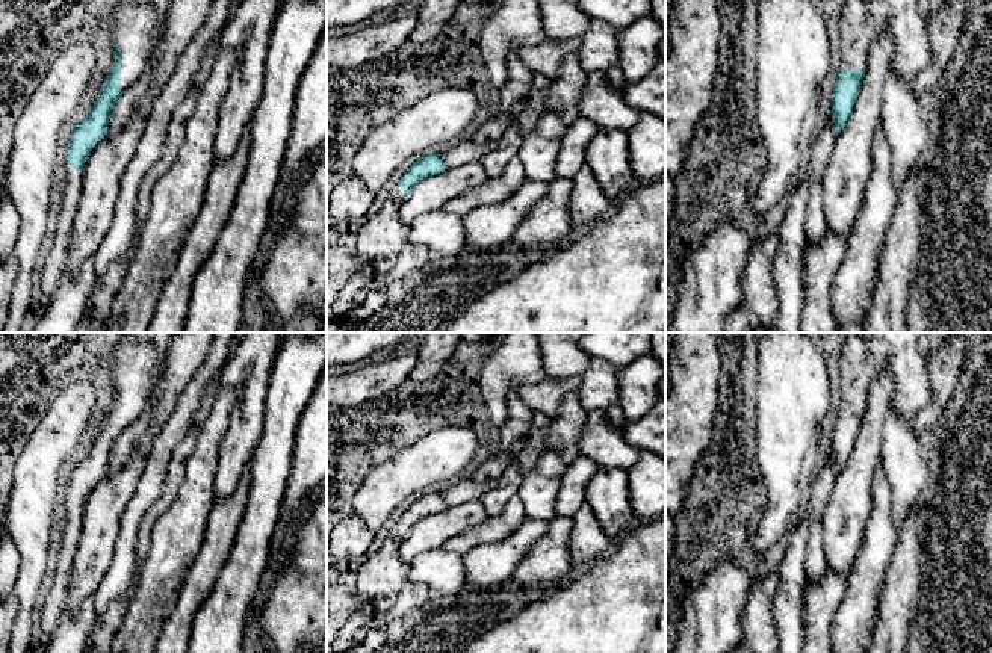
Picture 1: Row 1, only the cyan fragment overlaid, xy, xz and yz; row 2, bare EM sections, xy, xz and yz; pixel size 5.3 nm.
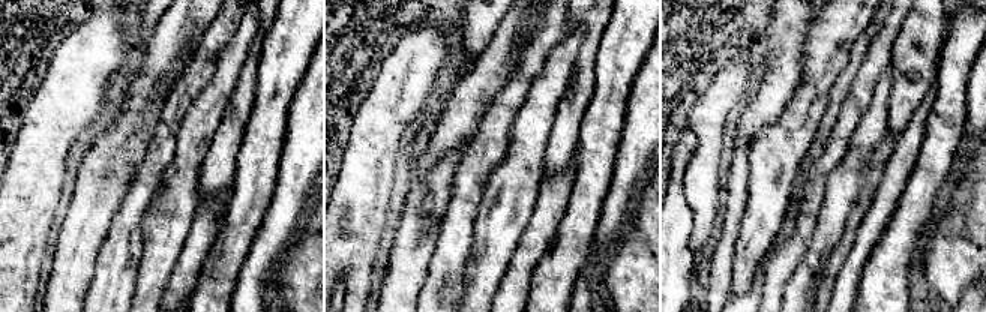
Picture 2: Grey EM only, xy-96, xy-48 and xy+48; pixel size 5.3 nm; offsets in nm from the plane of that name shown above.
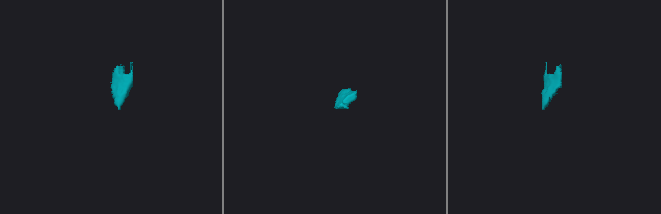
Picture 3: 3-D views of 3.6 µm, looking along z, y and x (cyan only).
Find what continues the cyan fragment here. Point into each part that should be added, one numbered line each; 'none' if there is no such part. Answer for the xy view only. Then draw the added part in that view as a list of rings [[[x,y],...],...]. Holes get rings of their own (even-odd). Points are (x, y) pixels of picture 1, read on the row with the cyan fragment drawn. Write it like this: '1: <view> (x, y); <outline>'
1: xy (136, 26); [[[121,0],[112,32],[121,48],[121,91],[129,89],[147,70],[172,0]]]
2: xy (56, 260); [[[65,163],[65,190],[57,219],[57,230],[53,248],[47,257],[41,278],[41,299],[36,304],[39,314],[47,310],[48,301],[59,287],[60,274],[67,265],[68,245],[71,237],[71,225],[77,212],[77,204],[82,193],[83,177],[82,171],[71,163]]]

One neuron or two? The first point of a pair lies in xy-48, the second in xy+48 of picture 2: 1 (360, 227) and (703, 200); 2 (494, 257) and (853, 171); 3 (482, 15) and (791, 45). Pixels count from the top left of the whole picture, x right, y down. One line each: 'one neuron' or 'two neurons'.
1: one neuron
2: one neuron
3: one neuron

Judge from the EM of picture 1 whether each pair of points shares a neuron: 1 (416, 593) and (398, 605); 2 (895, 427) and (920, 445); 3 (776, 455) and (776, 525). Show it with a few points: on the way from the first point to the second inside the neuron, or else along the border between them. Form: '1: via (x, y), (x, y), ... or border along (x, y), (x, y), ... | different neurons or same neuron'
1: via (412, 596), (402, 603) | same neuron
2: via (902, 433), (914, 445) | same neuron
3: via (779, 472), (779, 508) | same neuron

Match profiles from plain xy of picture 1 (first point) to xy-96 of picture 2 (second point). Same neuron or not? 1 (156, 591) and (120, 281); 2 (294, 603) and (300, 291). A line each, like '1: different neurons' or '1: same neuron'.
1: different neurons
2: same neuron

